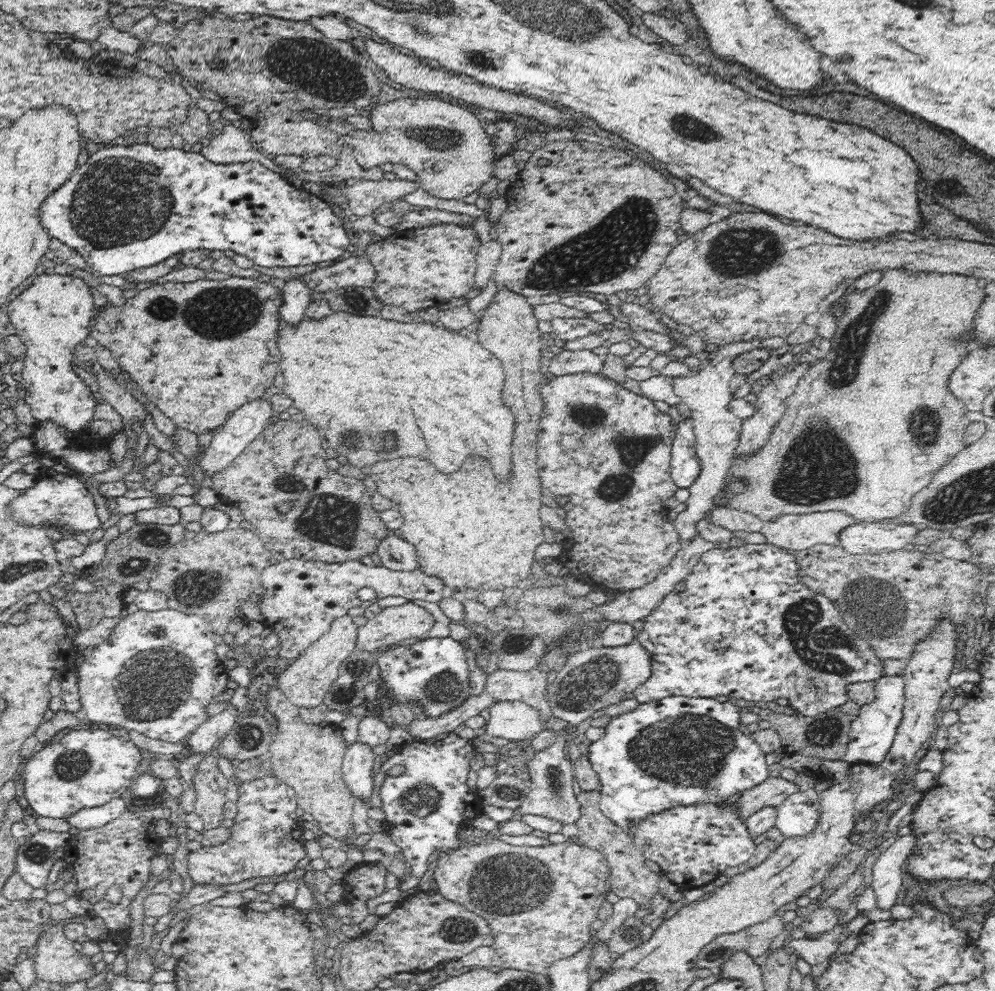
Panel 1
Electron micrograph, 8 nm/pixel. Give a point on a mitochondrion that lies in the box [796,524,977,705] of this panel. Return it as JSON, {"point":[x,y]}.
{"point":[879,609]}

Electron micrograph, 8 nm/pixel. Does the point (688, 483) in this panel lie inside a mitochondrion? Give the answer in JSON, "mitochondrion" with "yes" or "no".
{"mitochondrion":"no"}

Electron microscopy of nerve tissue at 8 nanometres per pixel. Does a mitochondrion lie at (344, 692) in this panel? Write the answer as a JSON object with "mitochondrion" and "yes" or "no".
{"mitochondrion":"yes"}

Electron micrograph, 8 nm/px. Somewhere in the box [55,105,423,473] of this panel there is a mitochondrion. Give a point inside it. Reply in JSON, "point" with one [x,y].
{"point":[121,201]}

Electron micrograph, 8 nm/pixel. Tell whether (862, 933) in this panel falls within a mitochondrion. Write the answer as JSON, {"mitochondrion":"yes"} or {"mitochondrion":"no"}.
{"mitochondrion":"no"}

